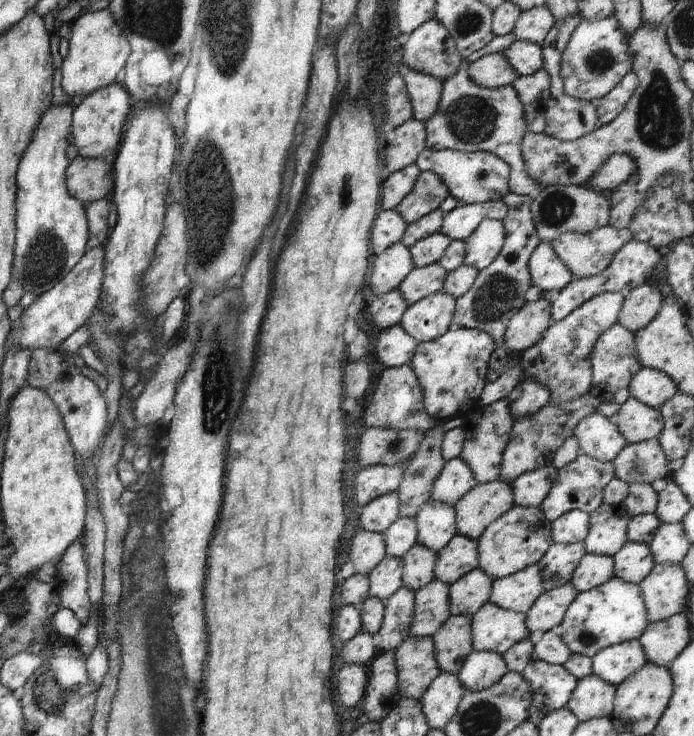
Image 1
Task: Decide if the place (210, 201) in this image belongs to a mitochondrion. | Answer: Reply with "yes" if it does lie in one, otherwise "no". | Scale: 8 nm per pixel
yes

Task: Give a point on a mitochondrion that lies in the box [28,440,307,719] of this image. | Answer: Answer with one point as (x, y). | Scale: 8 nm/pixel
(51, 691)

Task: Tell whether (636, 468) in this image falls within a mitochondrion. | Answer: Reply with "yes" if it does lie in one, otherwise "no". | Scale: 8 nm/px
yes

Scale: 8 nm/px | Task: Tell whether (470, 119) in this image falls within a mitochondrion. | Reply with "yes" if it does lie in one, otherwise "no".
yes

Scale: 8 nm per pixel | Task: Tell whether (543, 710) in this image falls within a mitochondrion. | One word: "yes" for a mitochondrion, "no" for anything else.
no

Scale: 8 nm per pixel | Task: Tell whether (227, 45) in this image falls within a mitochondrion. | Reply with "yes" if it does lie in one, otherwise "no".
yes

